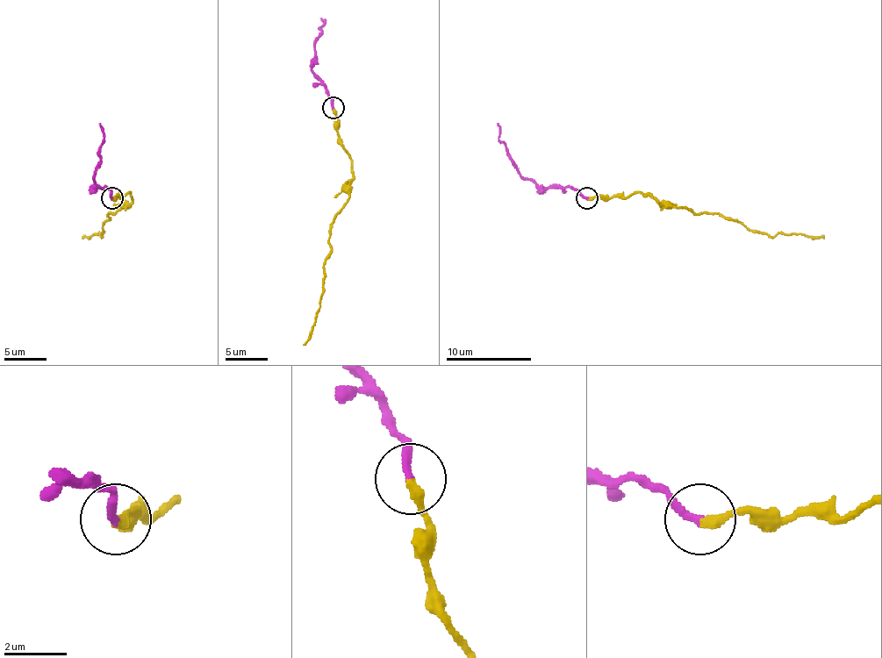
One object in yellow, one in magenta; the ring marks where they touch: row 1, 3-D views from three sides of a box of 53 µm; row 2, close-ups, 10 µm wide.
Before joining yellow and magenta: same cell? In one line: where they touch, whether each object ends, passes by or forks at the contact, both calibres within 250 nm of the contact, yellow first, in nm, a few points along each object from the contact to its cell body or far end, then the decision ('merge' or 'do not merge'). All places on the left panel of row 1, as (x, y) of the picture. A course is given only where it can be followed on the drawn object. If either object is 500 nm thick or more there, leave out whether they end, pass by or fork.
(111, 197) | yellow ends | magenta ends | 320/240 nm | yellow via (111, 198), (131, 194), (128, 207), (107, 215), (101, 237), (98, 232), (82, 239) | magenta via (111, 198), (107, 188), (92, 188), (103, 139), (103, 128), (98, 124) | merge

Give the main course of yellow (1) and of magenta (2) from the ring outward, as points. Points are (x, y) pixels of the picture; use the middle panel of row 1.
1: (333, 108), (337, 136), (349, 157), (349, 200), (337, 215), (328, 240), (315, 325), (303, 345)
2: (333, 108), (328, 93), (313, 72), (313, 59), (324, 21), (319, 18)

